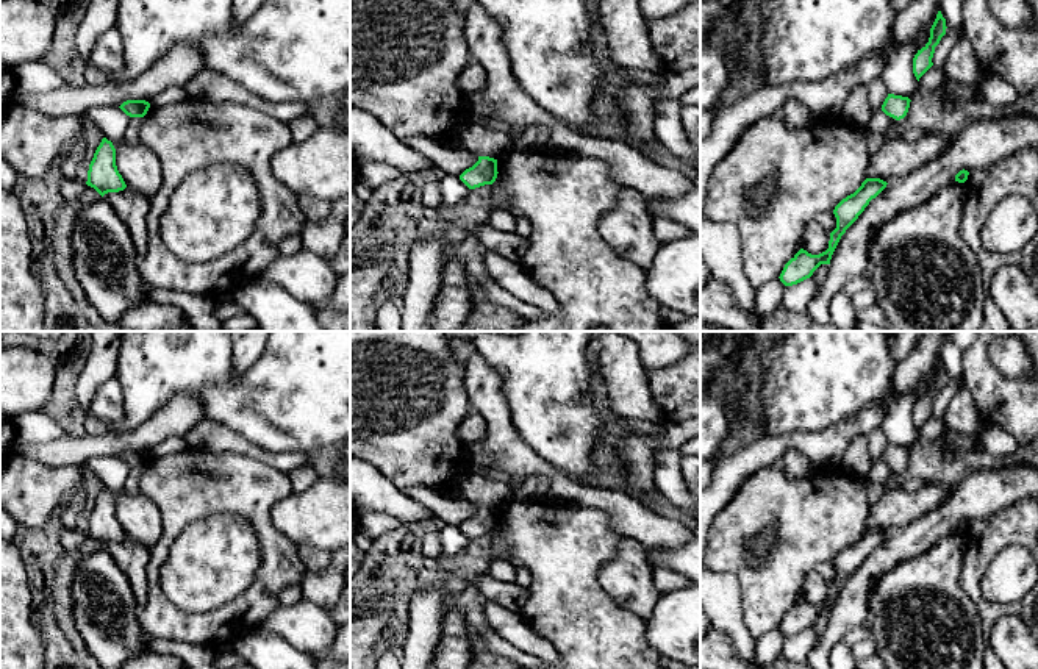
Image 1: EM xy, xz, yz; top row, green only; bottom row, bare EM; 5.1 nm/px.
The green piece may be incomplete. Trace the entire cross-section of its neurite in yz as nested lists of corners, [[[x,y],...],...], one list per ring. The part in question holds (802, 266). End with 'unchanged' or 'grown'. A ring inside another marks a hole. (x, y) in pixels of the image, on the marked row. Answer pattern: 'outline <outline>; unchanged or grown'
outline [[[866,178],[861,186],[846,199],[843,199],[833,209],[836,217],[836,228],[830,233],[829,249],[819,255],[811,255],[800,249],[783,267],[780,281],[785,286],[797,284],[813,275],[821,264],[830,264],[832,255],[846,233],[846,230],[858,219],[872,199],[875,199],[885,188],[886,181],[880,178]]]; unchanged

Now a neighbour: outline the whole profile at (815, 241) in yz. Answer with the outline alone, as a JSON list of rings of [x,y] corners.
[[[810,220],[802,238],[802,249],[811,255],[819,255],[829,249],[830,233],[816,222]]]

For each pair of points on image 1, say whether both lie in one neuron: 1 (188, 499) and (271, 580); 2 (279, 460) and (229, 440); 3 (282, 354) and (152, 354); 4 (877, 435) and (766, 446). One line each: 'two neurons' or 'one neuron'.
1: one neuron
2: one neuron
3: one neuron
4: two neurons

